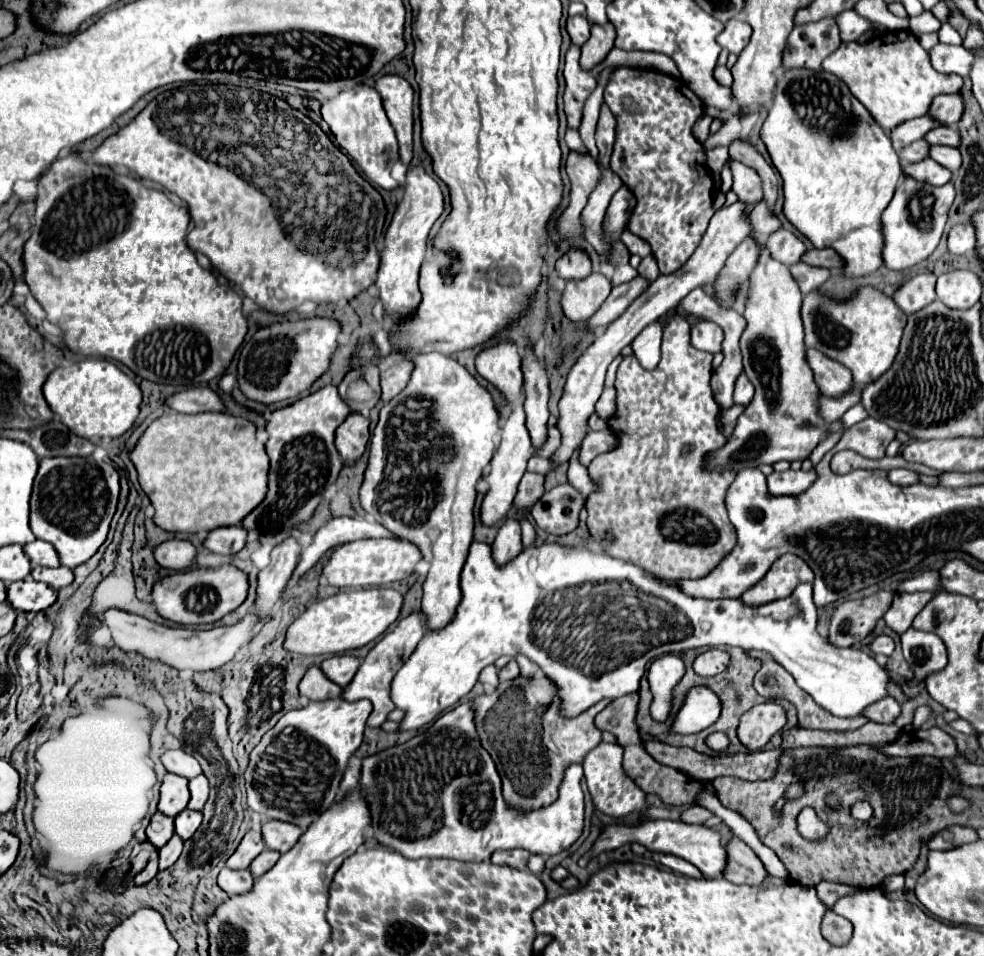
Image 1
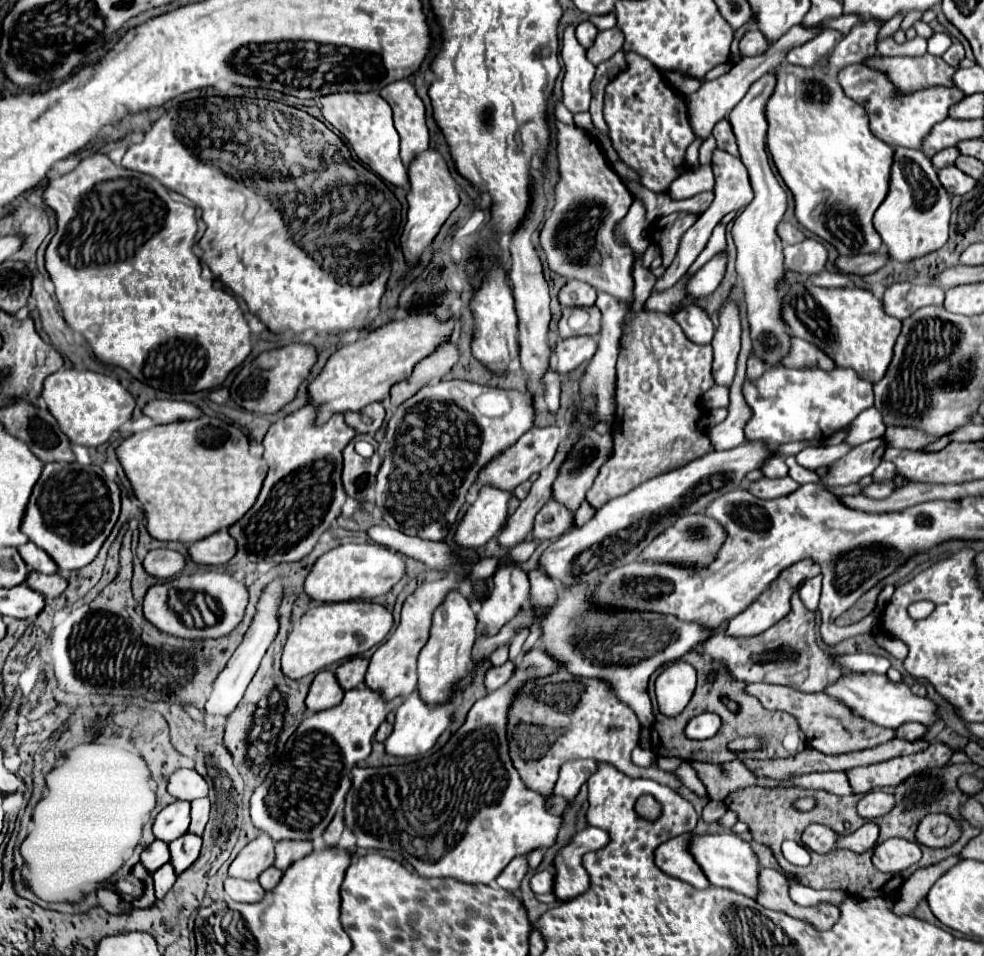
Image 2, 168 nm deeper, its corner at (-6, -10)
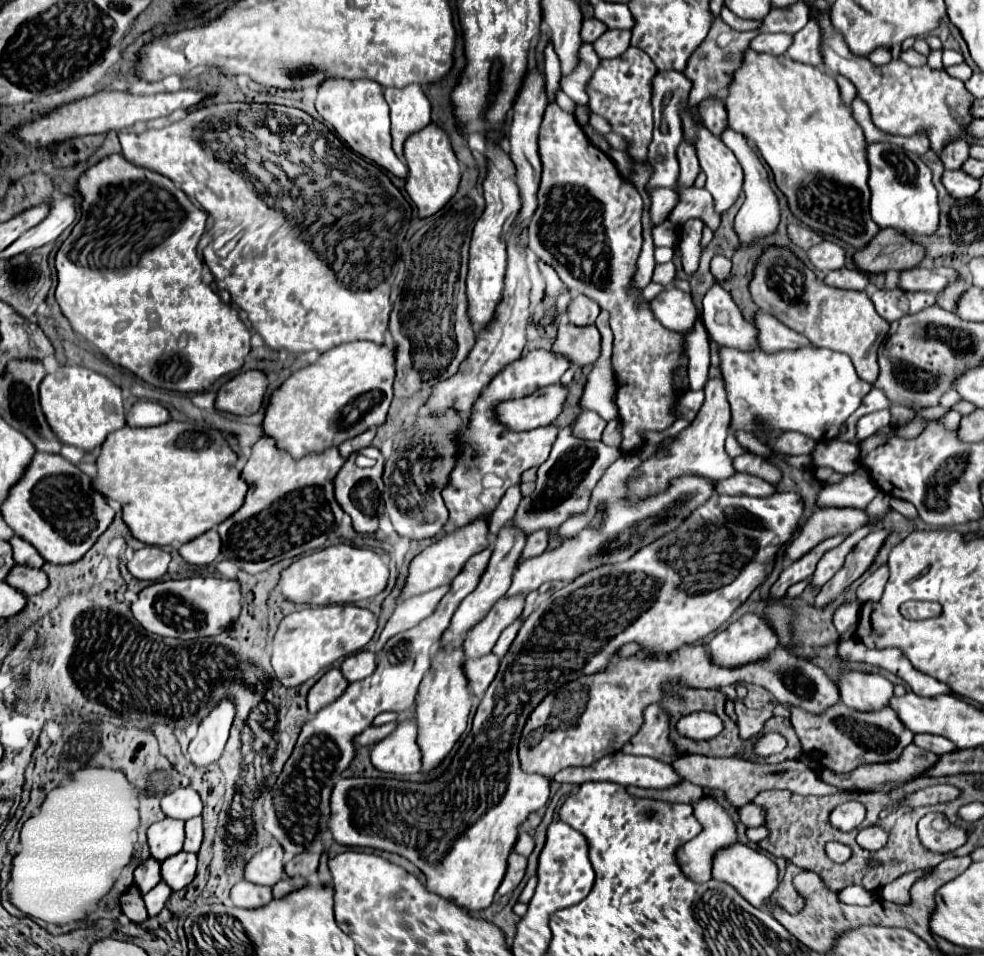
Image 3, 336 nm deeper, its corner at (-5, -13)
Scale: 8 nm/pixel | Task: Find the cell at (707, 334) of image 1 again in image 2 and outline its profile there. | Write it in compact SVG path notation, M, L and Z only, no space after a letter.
M686 305L680 309L680 313L674 315L686 337L698 345L710 345L714 339L714 325L708 319L708 315L698 305Z

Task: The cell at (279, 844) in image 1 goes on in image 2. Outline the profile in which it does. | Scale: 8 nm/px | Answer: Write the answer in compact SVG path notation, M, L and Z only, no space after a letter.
M276 841L276 859L274 859L274 867L278 867L280 871L284 871L290 863L294 863L296 859L306 857L312 851L312 843L310 841Z

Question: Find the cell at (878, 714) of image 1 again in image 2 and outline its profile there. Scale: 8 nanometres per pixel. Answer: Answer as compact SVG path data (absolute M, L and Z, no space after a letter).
M904 723L902 727L896 729L896 737L900 739L908 739L908 741L914 741L914 739L922 739L926 733L926 727L922 723Z

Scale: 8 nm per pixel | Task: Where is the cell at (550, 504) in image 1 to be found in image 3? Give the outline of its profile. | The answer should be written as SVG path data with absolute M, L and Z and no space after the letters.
M537 530L537 532L529 534L519 562L527 560L527 558L533 558L533 556L539 556L541 552L545 552L545 548L547 548L547 530Z

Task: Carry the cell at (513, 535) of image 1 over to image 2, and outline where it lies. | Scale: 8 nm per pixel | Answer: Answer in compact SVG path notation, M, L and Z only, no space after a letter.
M506 563L498 567L494 573L494 589L490 597L482 601L482 609L478 611L478 621L482 623L484 633L498 633L500 627L508 623L528 601L528 591L530 583L520 565Z

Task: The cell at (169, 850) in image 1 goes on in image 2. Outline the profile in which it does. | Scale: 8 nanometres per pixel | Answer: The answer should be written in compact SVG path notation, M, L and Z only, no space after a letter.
M166 863L166 865L164 865L162 869L158 869L152 877L154 877L156 897L162 899L162 897L170 891L170 887L174 885L174 881L176 881L176 871L174 871L174 867L172 867L170 863Z

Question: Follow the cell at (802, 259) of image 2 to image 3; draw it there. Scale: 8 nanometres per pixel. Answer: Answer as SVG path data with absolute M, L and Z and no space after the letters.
M821 242L817 246L813 246L809 250L809 260L811 264L821 270L821 272L827 272L827 270L839 270L845 266L845 248L841 248L839 244L835 242Z

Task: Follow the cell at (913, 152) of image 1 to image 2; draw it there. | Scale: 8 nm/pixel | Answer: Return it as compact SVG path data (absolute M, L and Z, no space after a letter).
M948 147L946 151L938 151L938 155L932 157L932 163L934 163L934 169L942 169L942 167L948 167L956 161L958 157L958 149L956 147Z

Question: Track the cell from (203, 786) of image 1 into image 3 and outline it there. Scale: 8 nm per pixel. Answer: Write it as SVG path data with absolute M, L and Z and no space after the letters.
M191 818L185 822L185 852L199 852L203 840L203 824L201 818Z

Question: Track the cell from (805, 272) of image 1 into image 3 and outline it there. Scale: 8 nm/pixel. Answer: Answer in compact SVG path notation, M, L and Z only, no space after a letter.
M841 268L841 270L833 270L825 276L825 284L827 286L835 286L835 288L845 288L845 290L865 290L869 284L869 276L861 270L855 268Z

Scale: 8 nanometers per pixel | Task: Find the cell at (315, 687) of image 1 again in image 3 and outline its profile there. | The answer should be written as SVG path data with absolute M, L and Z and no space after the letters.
M337 668L327 670L327 672L315 682L315 686L309 690L309 696L307 696L309 712L311 712L311 714L317 714L321 708L325 708L325 706L331 704L335 698L339 698L339 696L345 692L347 686L349 686L347 678L345 678Z

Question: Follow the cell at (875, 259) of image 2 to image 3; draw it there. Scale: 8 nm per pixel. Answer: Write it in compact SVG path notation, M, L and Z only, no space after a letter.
M879 230L879 236L855 254L855 264L863 272L885 272L885 270L907 270L921 264L925 248L913 242L899 230Z

